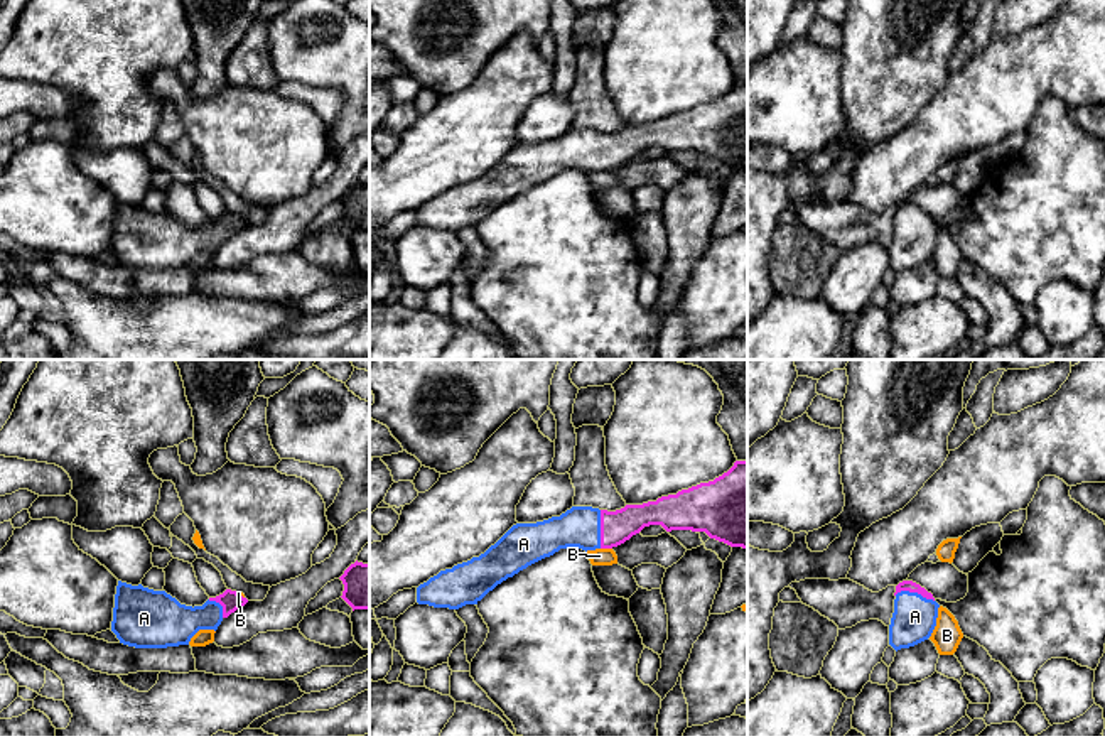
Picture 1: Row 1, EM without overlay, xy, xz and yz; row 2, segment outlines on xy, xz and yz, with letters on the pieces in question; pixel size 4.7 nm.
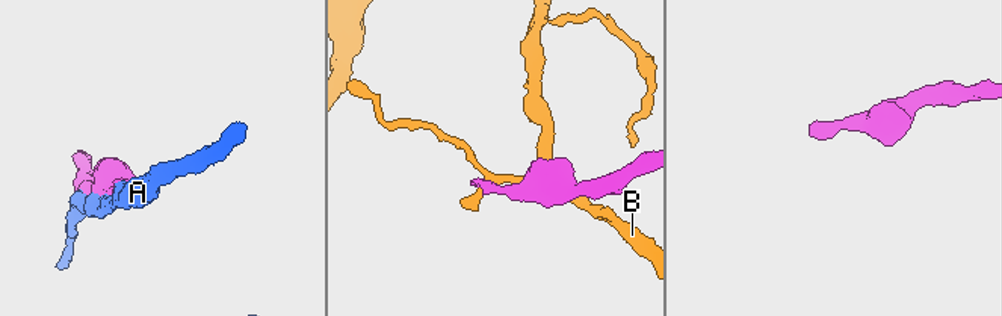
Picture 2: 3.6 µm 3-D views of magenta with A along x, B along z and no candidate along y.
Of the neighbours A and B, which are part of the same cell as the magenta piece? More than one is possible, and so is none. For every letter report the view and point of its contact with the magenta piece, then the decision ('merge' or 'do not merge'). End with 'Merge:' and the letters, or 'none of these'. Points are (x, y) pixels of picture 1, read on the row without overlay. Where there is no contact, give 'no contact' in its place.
A: meets magenta in yz at (915, 213); merge
B: meets magenta in xz at (606, 169); do not merge
Merge: A

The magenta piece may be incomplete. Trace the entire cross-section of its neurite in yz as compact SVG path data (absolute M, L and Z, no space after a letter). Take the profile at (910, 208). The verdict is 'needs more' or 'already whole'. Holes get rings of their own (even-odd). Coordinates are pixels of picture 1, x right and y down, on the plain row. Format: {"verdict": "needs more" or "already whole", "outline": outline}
{"verdict": "needs more", "outline": "M913 203L896 208L889 267L897 273L928 262L936 248L938 230L933 216Z"}

